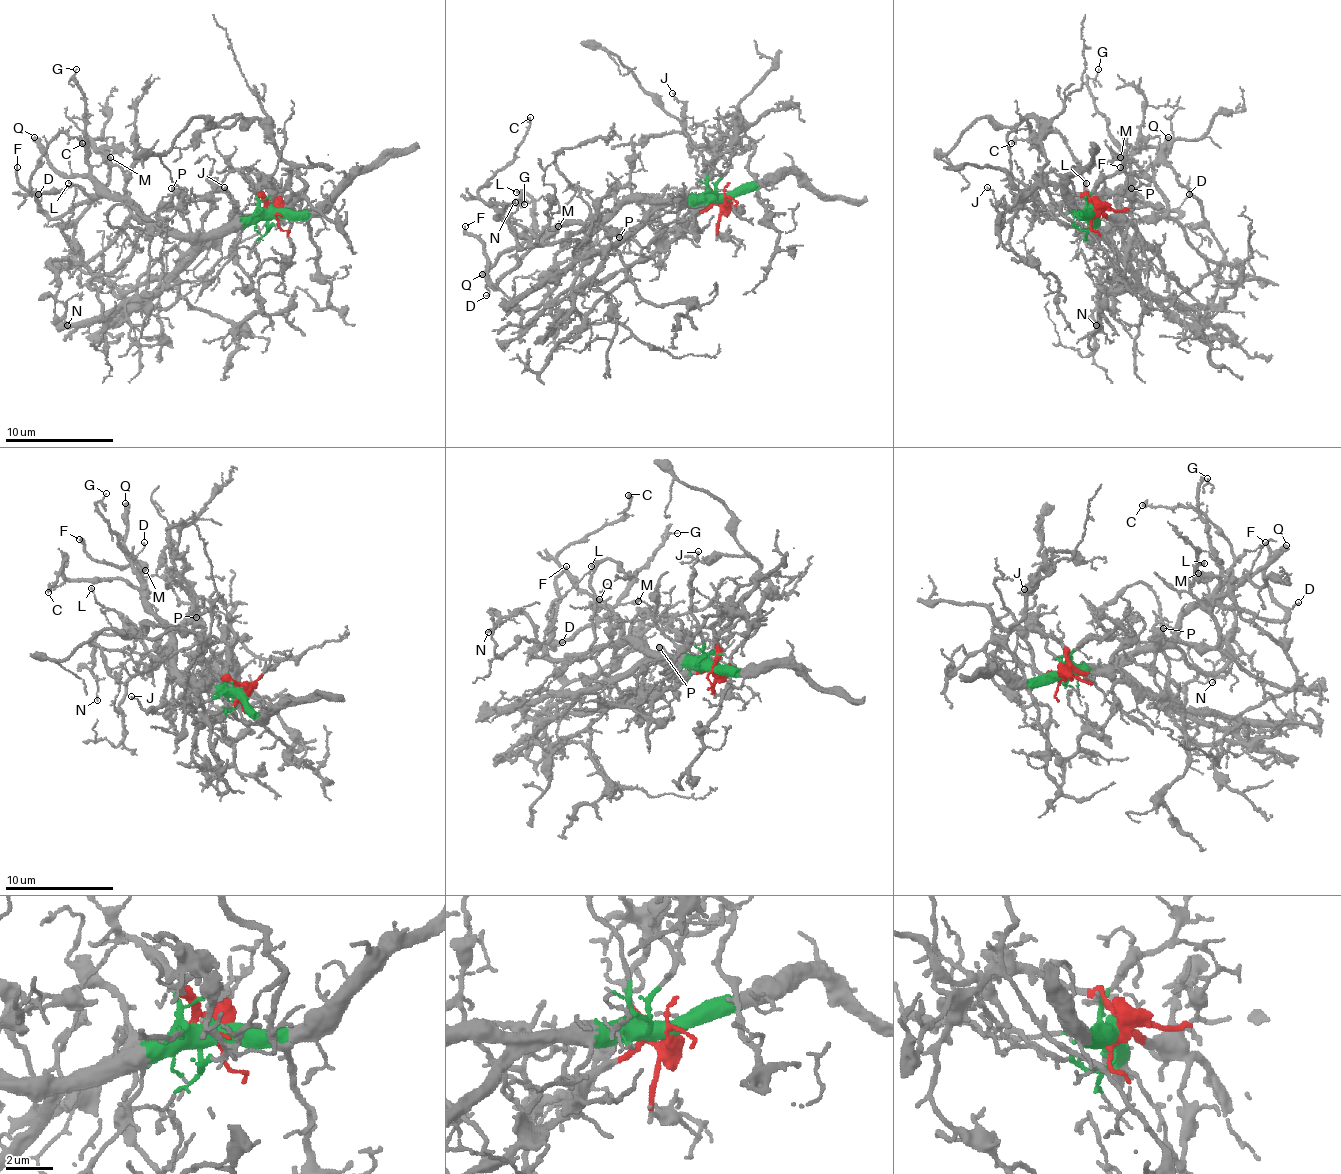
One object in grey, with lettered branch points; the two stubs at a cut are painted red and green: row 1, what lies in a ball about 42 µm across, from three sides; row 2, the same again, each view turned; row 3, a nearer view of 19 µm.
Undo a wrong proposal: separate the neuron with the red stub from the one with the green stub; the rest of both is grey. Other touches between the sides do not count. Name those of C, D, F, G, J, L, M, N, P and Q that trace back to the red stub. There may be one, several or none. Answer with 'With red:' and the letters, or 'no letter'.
With red: P

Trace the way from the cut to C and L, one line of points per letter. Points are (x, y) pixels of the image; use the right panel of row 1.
C: (1095, 215), (1095, 236), (1119, 217), (1117, 201), (1130, 193), (1122, 185), (1090, 190), (1057, 133), (1011, 144)
L: (1095, 215), (1095, 236), (1117, 228), (1136, 275), (1133, 242), (1095, 212), (1087, 182)

